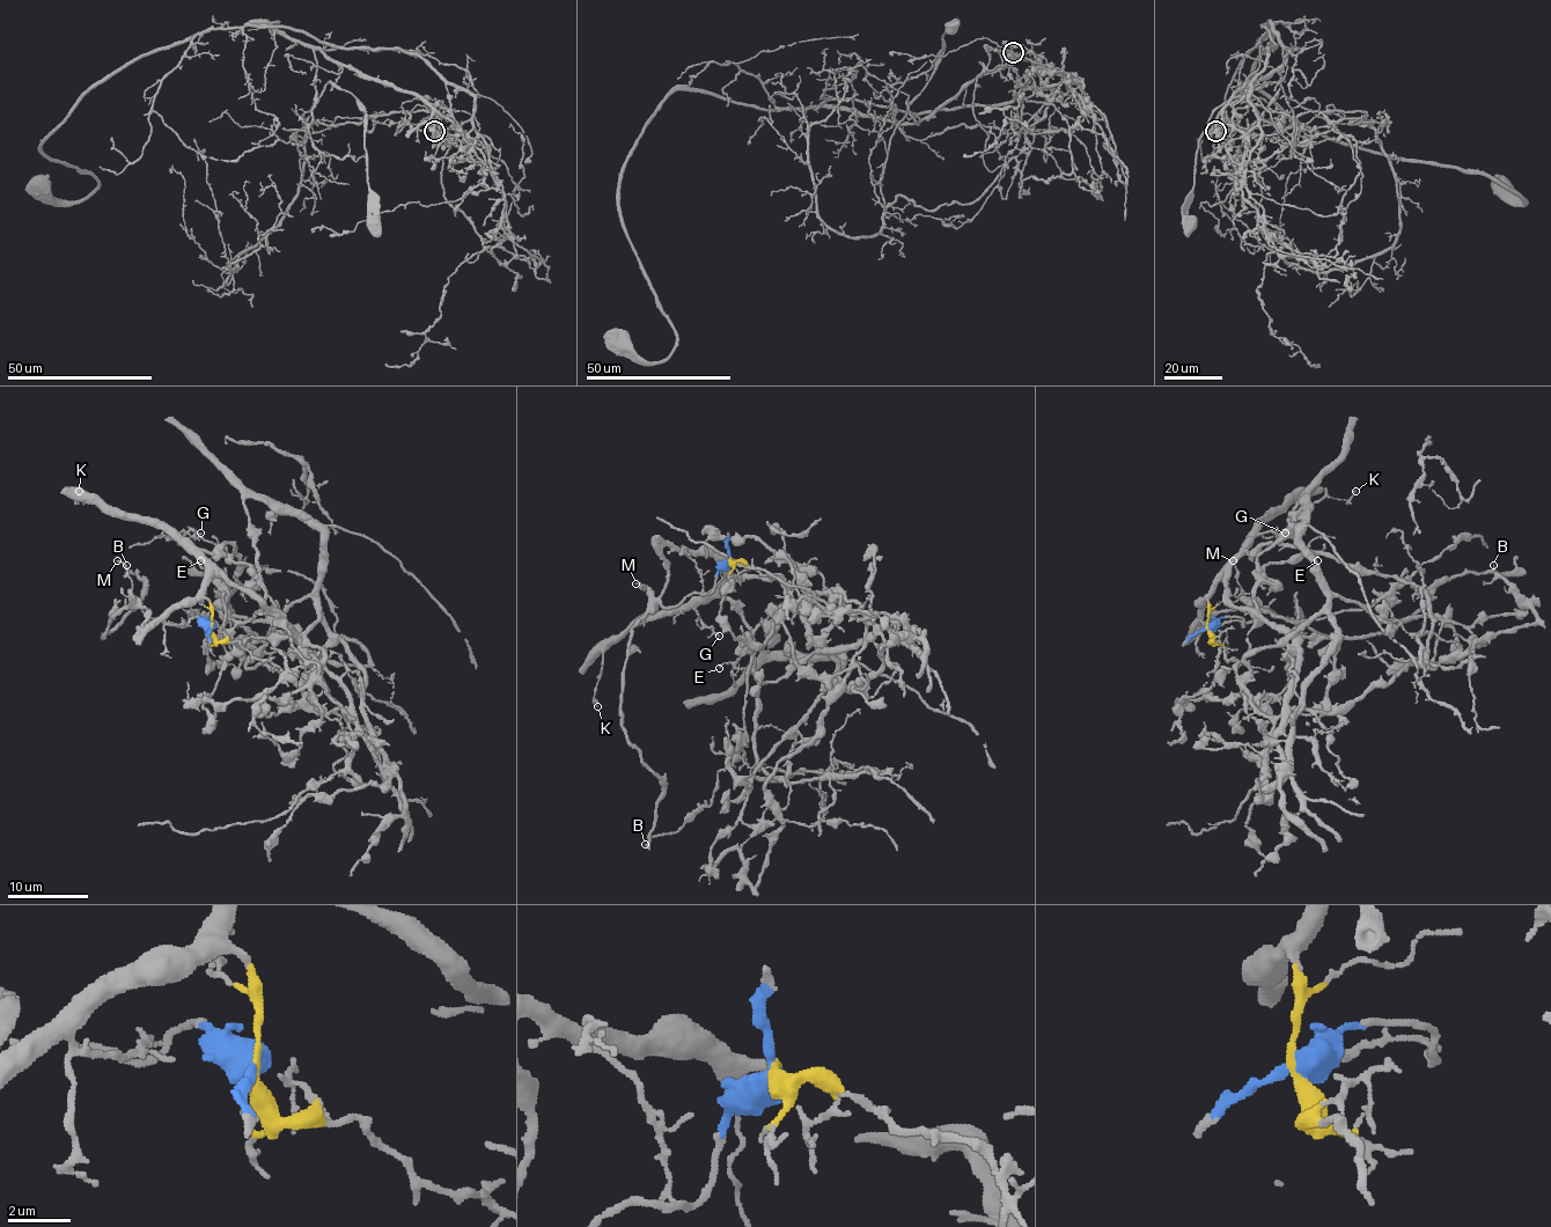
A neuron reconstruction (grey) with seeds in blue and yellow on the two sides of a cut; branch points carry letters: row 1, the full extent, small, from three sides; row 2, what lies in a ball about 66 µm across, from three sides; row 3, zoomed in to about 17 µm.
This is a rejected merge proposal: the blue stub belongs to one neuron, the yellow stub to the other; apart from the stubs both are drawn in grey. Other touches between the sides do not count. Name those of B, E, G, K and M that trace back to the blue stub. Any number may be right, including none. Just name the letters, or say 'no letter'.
B, M

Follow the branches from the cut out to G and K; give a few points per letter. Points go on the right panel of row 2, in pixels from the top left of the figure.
G: (1207, 629), (1208, 588), (1221, 570), (1257, 536), (1276, 531), (1281, 538), (1285, 531)
K: (1207, 629), (1208, 588), (1271, 516), (1279, 514), (1291, 501), (1347, 500), (1355, 490)

